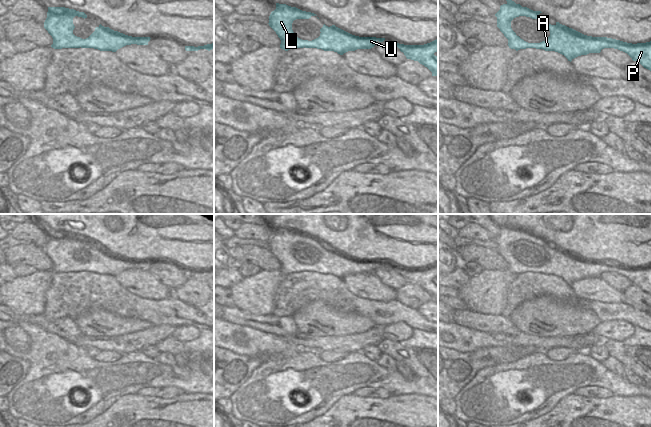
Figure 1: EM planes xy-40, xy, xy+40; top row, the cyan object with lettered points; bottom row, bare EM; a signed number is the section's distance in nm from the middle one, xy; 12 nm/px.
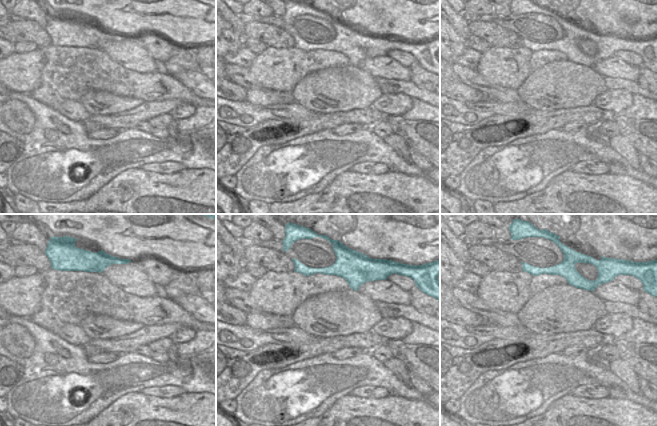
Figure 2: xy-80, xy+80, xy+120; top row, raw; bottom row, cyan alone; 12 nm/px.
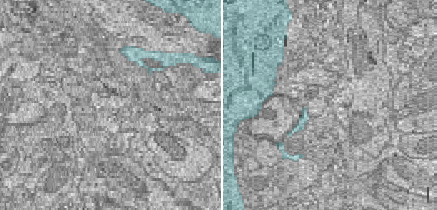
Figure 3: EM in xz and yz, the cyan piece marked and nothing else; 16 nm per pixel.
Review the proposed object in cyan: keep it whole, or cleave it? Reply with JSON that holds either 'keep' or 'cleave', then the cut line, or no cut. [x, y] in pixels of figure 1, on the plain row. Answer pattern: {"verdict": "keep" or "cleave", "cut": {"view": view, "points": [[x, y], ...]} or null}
{"verdict": "keep", "cut": null}

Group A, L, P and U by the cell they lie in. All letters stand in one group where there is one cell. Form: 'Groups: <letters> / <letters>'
Groups: A L P U

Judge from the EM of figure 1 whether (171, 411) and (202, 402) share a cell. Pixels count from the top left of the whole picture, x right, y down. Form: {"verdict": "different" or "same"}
{"verdict": "same"}

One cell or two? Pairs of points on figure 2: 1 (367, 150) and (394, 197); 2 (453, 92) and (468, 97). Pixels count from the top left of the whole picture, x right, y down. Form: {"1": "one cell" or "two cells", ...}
{"1": "two cells", "2": "one cell"}

